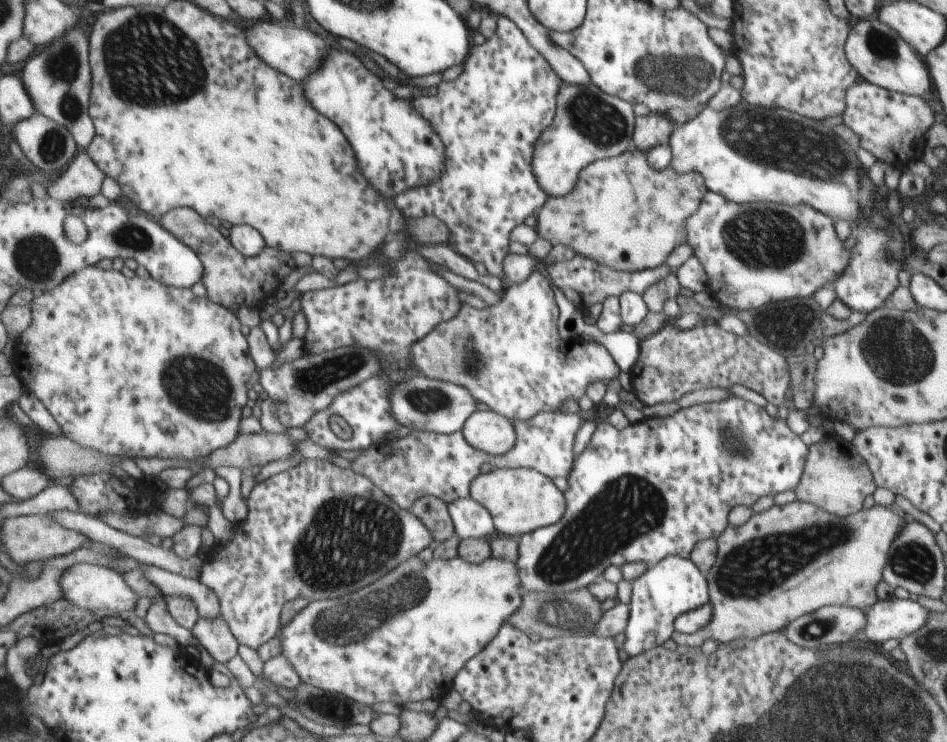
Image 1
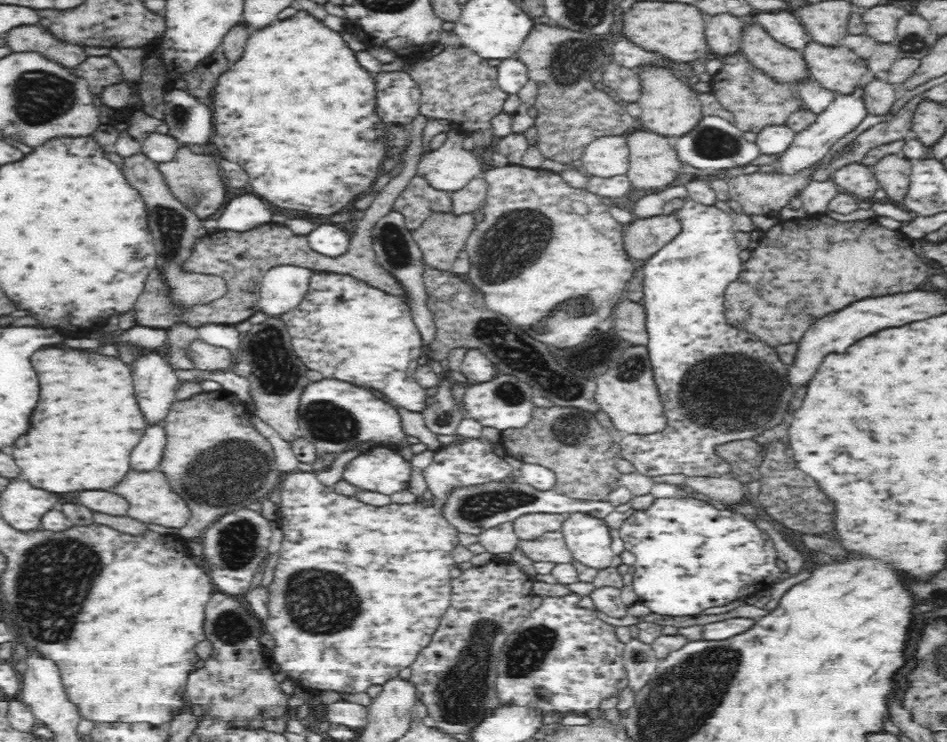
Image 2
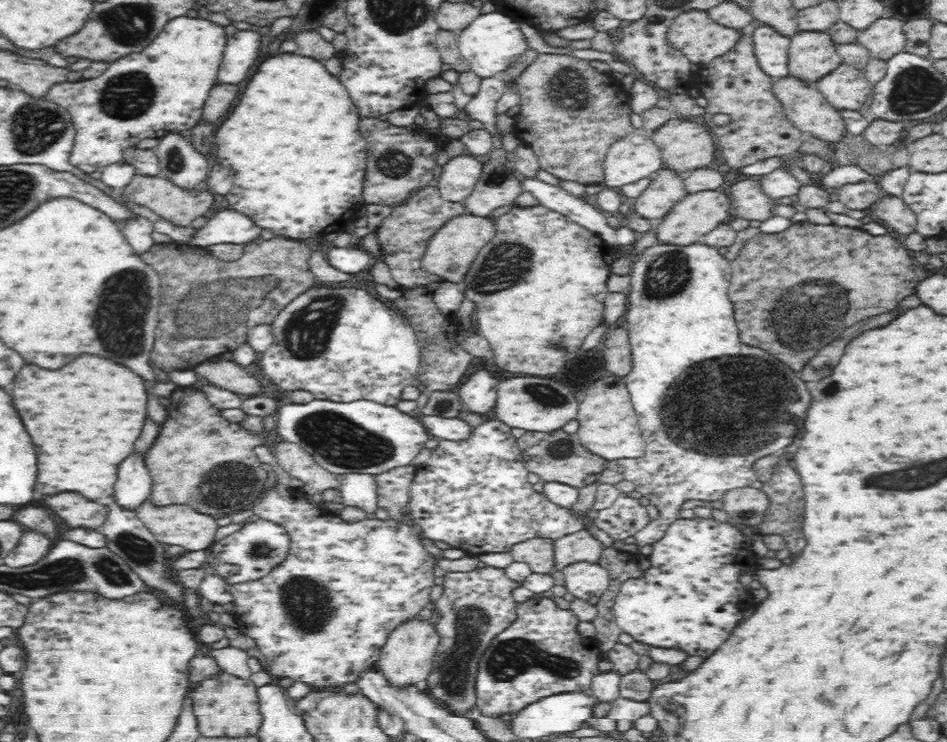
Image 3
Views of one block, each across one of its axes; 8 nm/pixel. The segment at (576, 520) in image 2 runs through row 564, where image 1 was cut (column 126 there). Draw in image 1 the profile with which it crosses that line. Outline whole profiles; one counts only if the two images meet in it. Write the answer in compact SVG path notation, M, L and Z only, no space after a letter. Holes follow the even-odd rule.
M82 563L70 567L61 580L66 600L86 610L95 611L122 611L132 610L136 600L141 597L134 592L125 579L126 575L120 571L96 563Z

